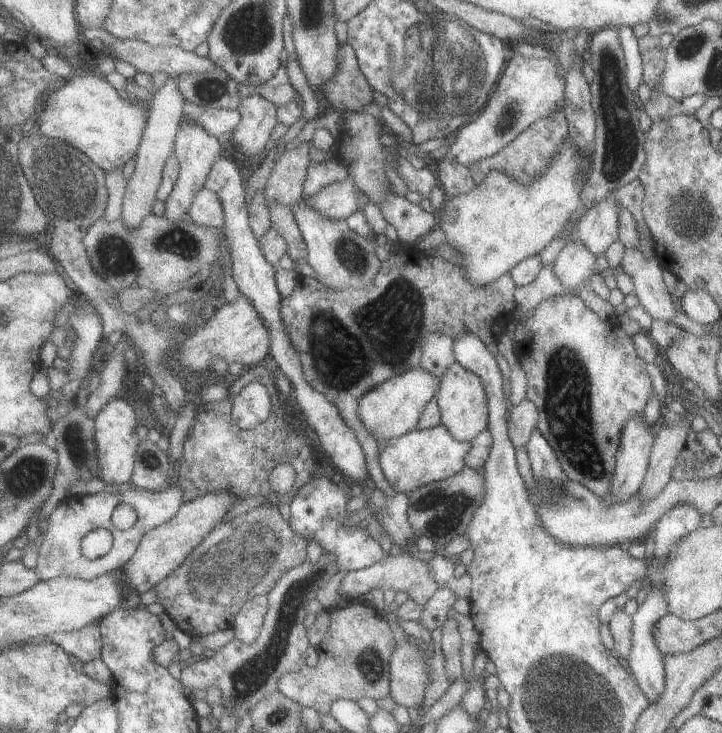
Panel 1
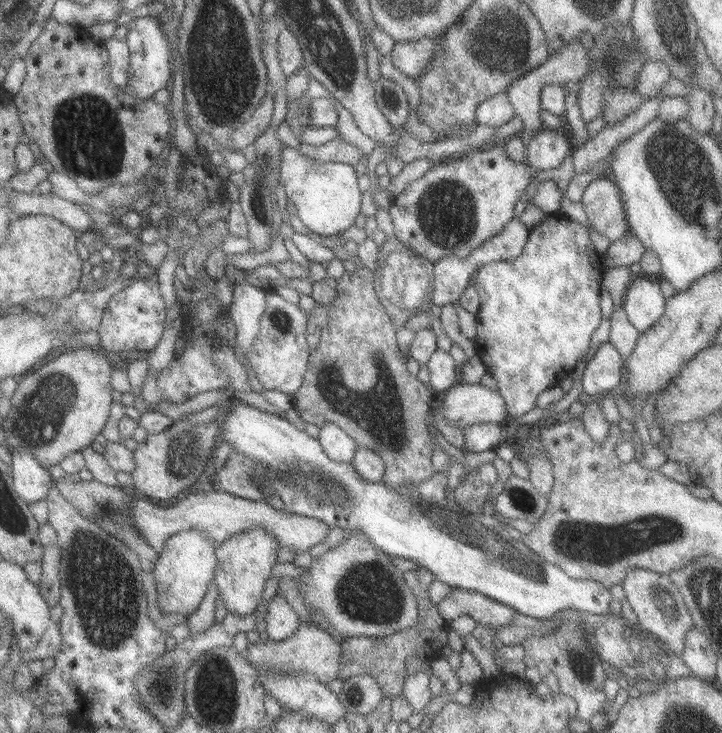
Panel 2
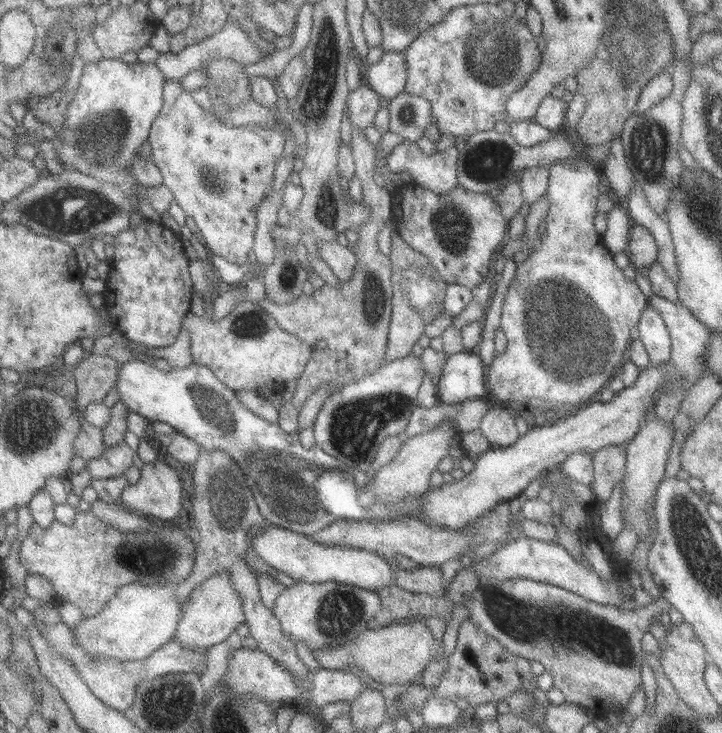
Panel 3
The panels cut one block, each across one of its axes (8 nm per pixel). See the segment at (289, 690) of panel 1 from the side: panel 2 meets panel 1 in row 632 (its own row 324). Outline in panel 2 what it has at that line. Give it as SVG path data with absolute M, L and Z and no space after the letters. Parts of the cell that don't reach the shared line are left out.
M357 265L352 272L346 271L339 279L336 284L336 298L332 300L328 308L328 324L321 331L321 338L318 346L311 350L309 353L308 360L308 371L304 376L300 389L292 395L292 406L296 409L299 417L303 419L303 422L313 424L318 428L326 423L332 423L338 425L350 438L355 440L355 443L360 448L368 448L368 450L374 450L382 462L384 462L384 477L383 480L390 488L398 489L405 484L418 484L423 480L429 479L434 474L434 466L432 465L433 456L433 431L426 425L427 417L430 415L432 405L429 403L435 394L433 390L430 390L429 386L423 384L418 380L417 377L412 376L407 370L408 359L402 354L397 346L396 333L398 330L395 329L391 319L388 317L383 304L378 300L375 291L375 274L373 270L366 268L364 265Z

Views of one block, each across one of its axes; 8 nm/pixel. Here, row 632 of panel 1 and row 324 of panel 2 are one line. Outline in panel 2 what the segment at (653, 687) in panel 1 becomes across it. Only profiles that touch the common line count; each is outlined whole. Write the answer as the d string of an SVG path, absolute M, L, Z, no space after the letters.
M638 278L627 288L624 313L630 325L644 333L662 317L666 301L658 278Z

